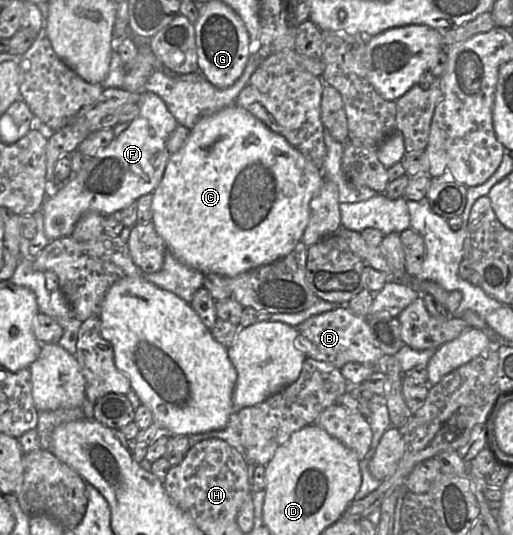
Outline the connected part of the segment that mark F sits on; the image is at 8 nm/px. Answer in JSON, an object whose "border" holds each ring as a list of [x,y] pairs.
{"border":[[[144,90],[139,91],[139,93],[140,100],[138,101],[138,105],[140,112],[131,121],[130,126],[115,137],[108,146],[100,150],[84,169],[72,174],[68,180],[57,188],[50,187],[50,194],[40,209],[44,215],[45,235],[50,241],[70,236],[75,224],[84,213],[95,211],[102,215],[109,215],[122,211],[141,196],[153,193],[160,183],[170,157],[170,153],[166,148],[166,141],[178,126],[178,122],[158,95]]]}

